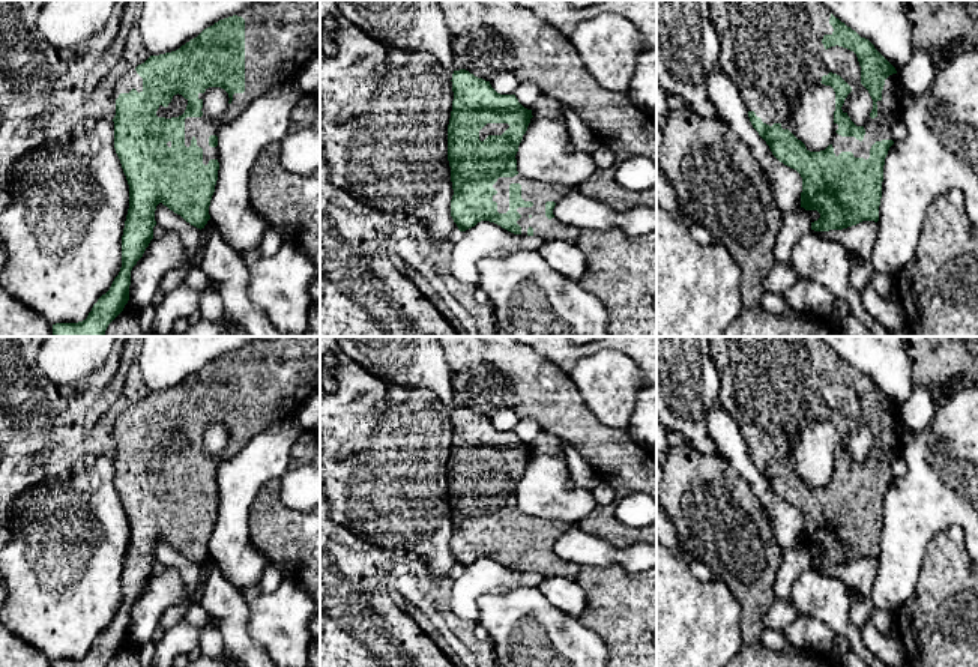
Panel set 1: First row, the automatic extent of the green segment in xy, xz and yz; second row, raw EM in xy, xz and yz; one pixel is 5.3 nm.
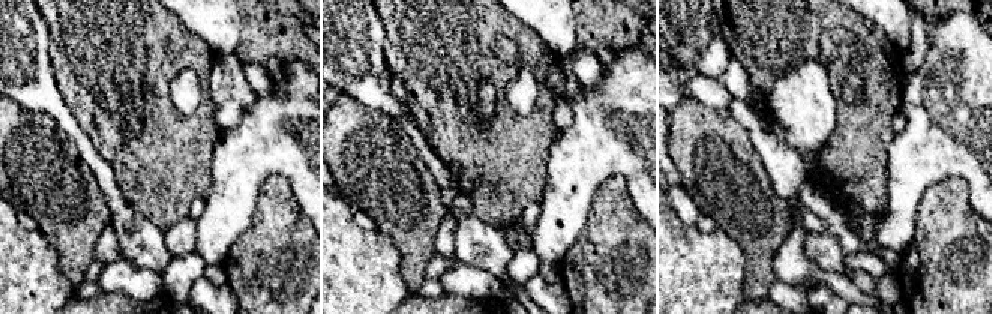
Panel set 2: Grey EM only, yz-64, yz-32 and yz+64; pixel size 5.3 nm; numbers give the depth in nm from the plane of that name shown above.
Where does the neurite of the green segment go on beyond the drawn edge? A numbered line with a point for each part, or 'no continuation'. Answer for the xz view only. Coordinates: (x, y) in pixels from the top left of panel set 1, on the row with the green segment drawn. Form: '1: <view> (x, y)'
1: xz (538, 193)

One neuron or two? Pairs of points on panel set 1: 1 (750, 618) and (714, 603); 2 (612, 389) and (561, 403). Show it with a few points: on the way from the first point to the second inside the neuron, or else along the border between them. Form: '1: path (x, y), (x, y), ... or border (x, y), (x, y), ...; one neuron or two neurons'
1: border (724, 583), (739, 604), (741, 640), (744, 646); two neurons
2: border (568, 374), (588, 407), (606, 424); two neurons

